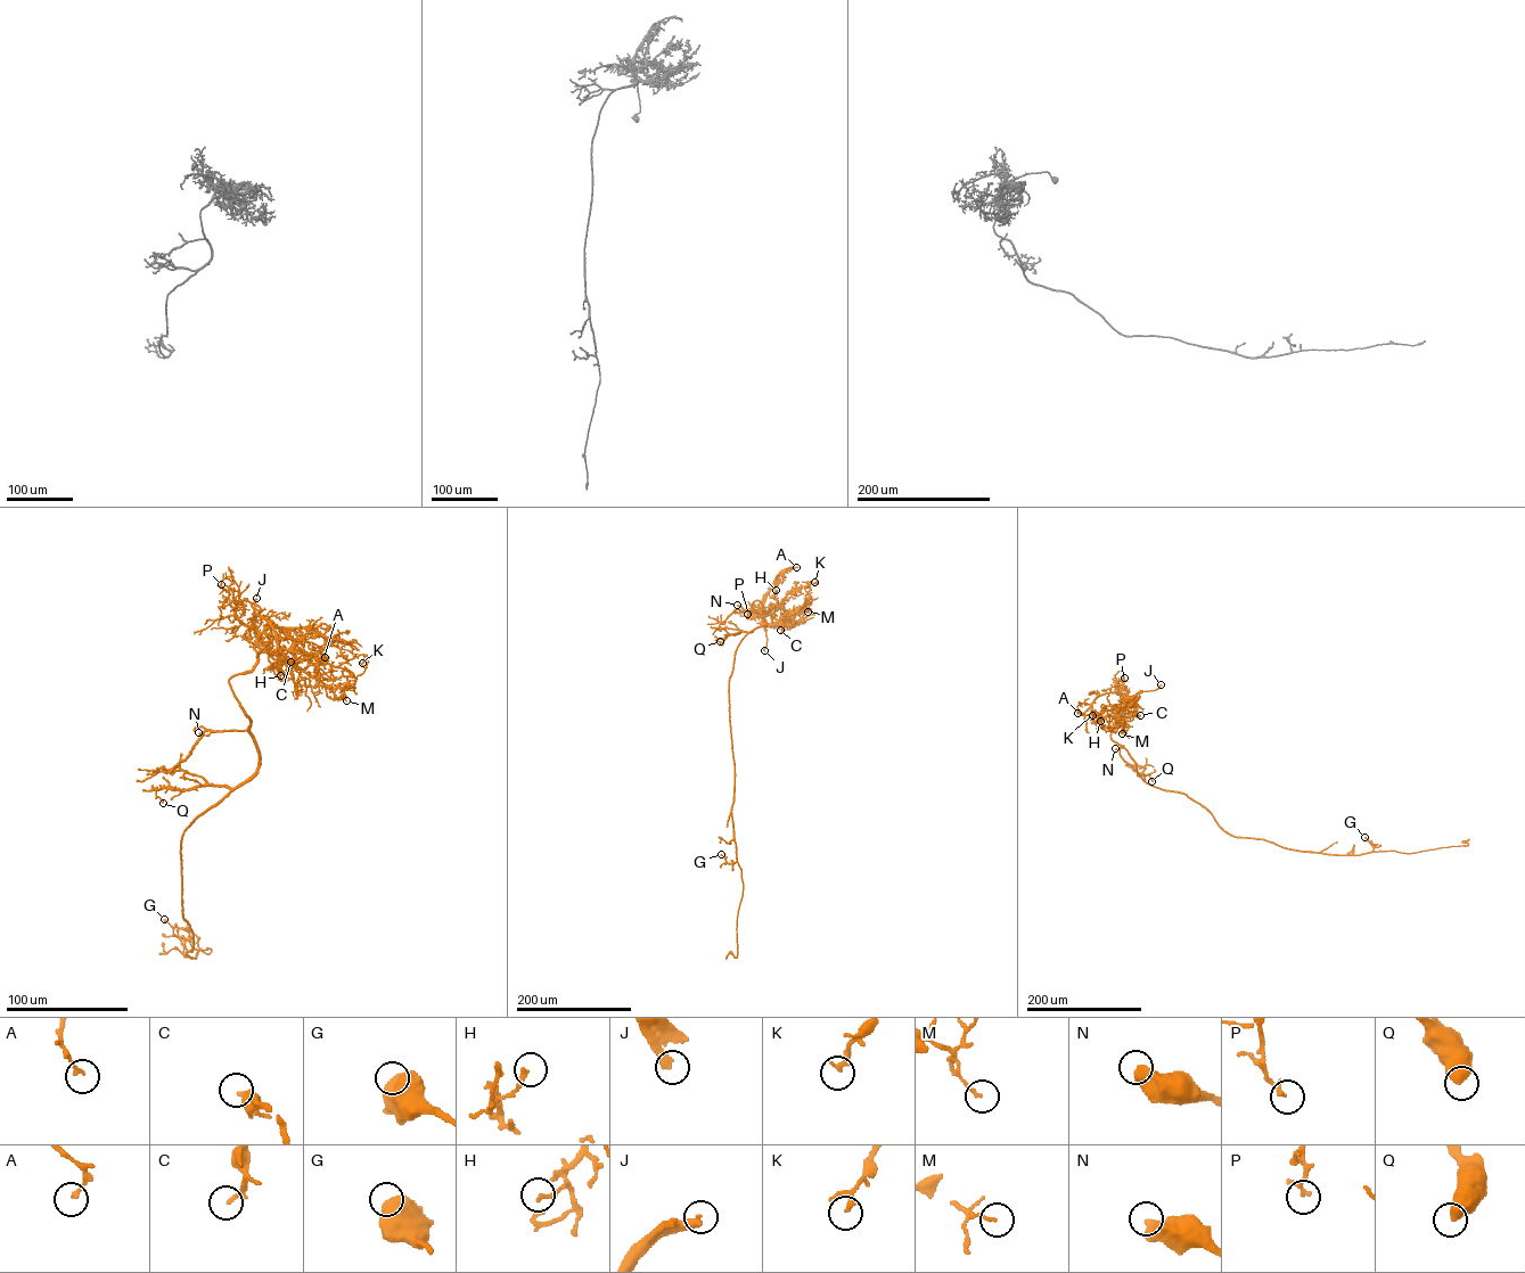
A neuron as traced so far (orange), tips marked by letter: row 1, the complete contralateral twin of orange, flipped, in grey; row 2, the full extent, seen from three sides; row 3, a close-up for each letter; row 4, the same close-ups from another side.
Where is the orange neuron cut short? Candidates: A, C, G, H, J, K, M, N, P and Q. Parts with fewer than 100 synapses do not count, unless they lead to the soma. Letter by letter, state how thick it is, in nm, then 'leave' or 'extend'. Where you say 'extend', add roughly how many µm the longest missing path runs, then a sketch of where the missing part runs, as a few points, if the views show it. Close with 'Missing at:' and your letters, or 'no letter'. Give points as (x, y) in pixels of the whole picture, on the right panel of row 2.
A: 180 nm thick; leave
C: 200 nm thick; leave
G: 750 nm thick; leave
H: 220 nm thick; leave
J: 360 nm thick; extend; about 9 µm are missing
K: 170 nm thick; leave
M: 120 nm thick; leave
N: 600 nm thick; leave
P: 200 nm thick; leave
Q: 600 nm thick; leave
Missing at: J

